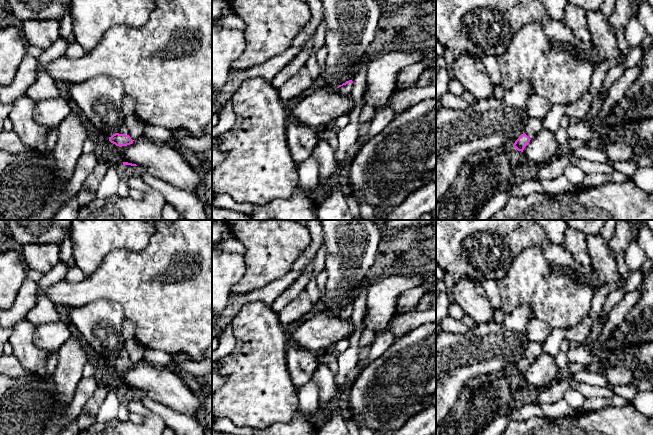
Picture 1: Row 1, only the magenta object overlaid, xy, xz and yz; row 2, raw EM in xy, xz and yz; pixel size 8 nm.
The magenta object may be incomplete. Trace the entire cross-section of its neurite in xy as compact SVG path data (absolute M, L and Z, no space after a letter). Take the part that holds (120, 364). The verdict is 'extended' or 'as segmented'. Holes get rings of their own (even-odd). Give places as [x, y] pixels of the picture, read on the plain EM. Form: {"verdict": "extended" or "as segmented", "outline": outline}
{"verdict": "extended", "outline": "M123 346L118 356L109 361L109 365L116 370L122 371L132 368L134 364L129 360L129 354L125 346Z"}

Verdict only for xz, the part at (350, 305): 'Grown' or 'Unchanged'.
Grown

